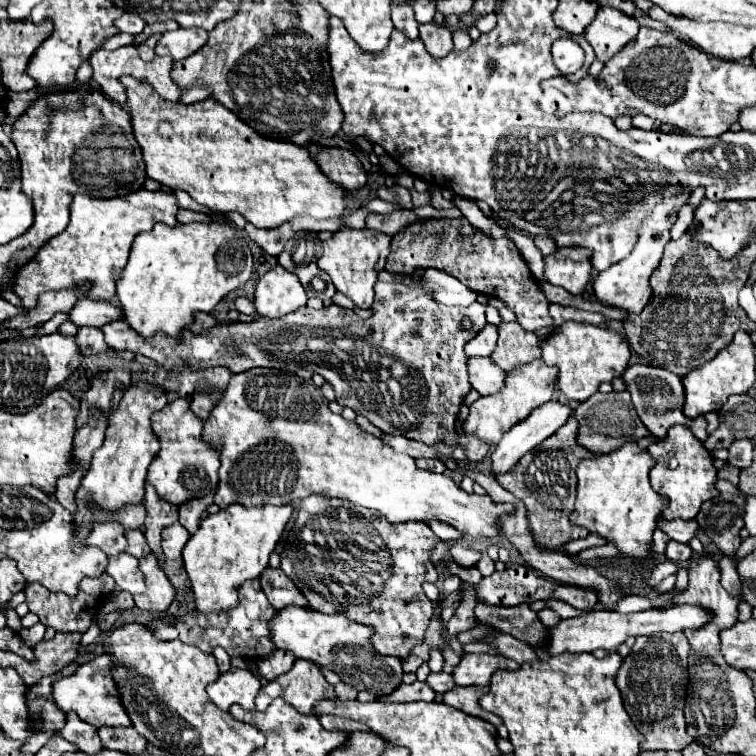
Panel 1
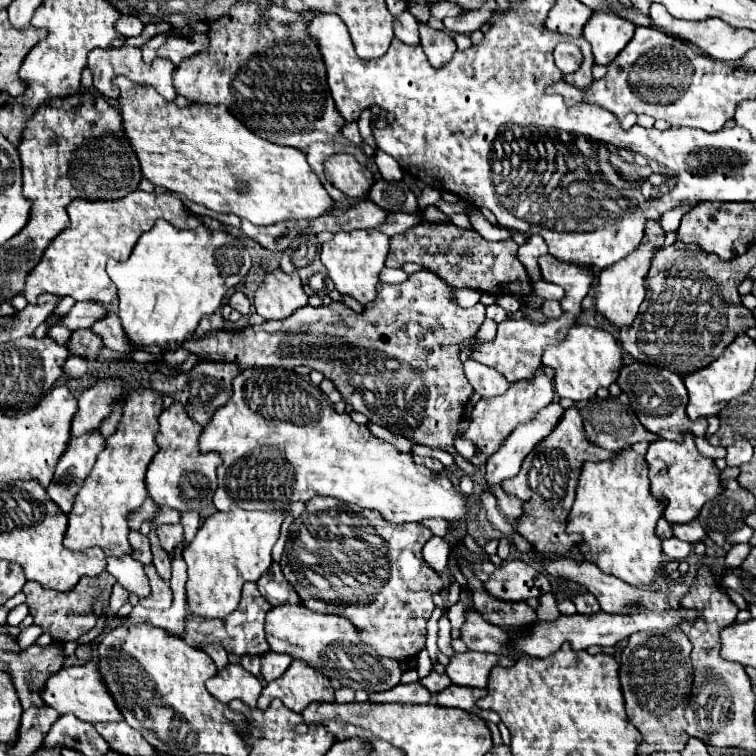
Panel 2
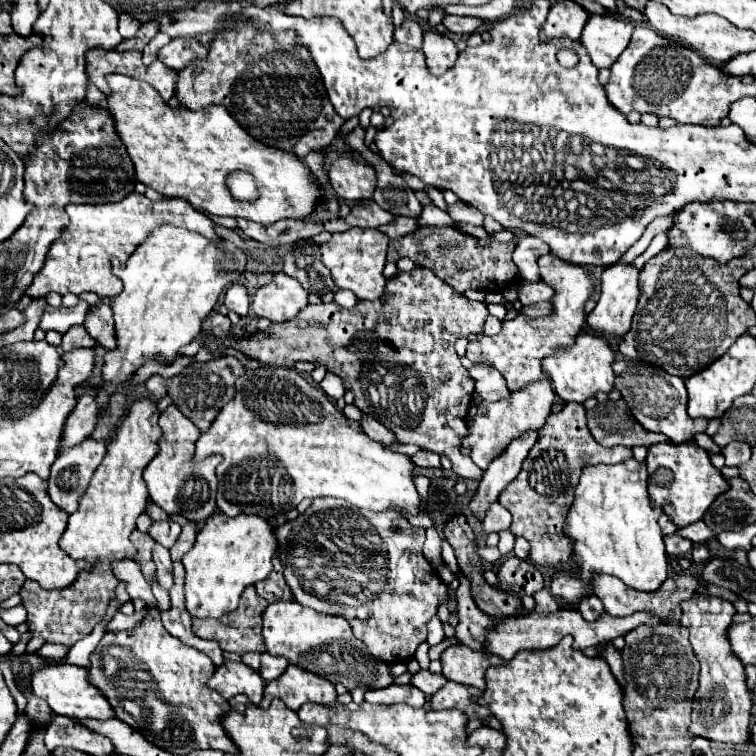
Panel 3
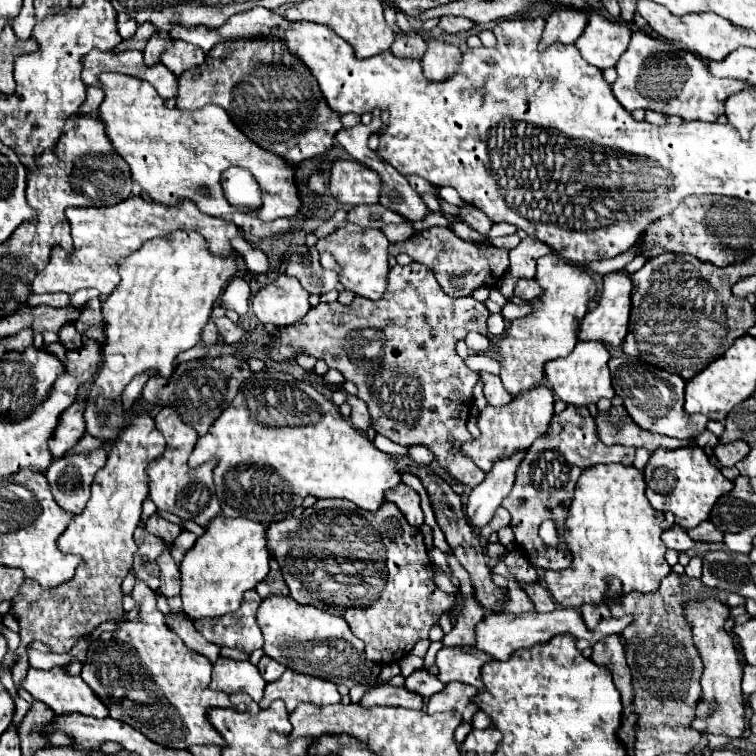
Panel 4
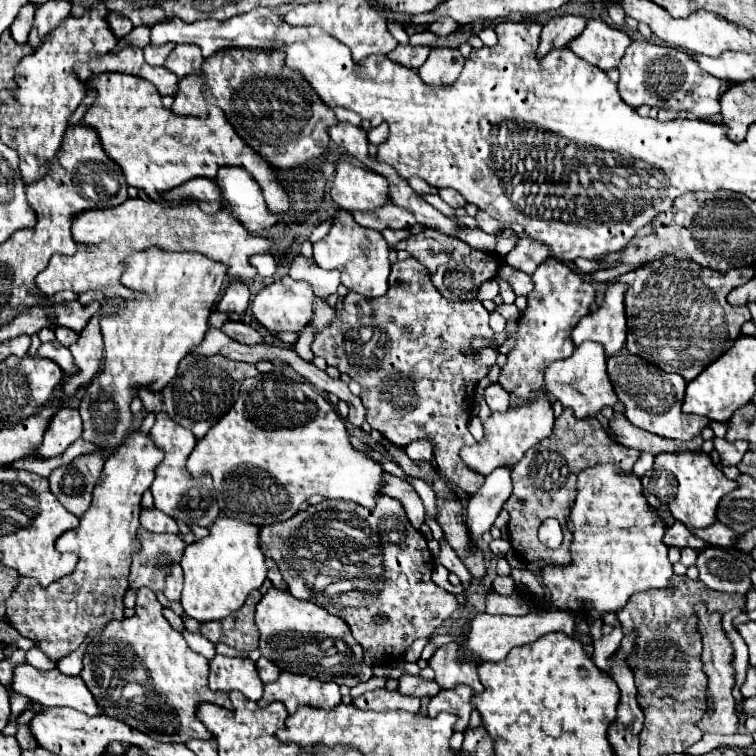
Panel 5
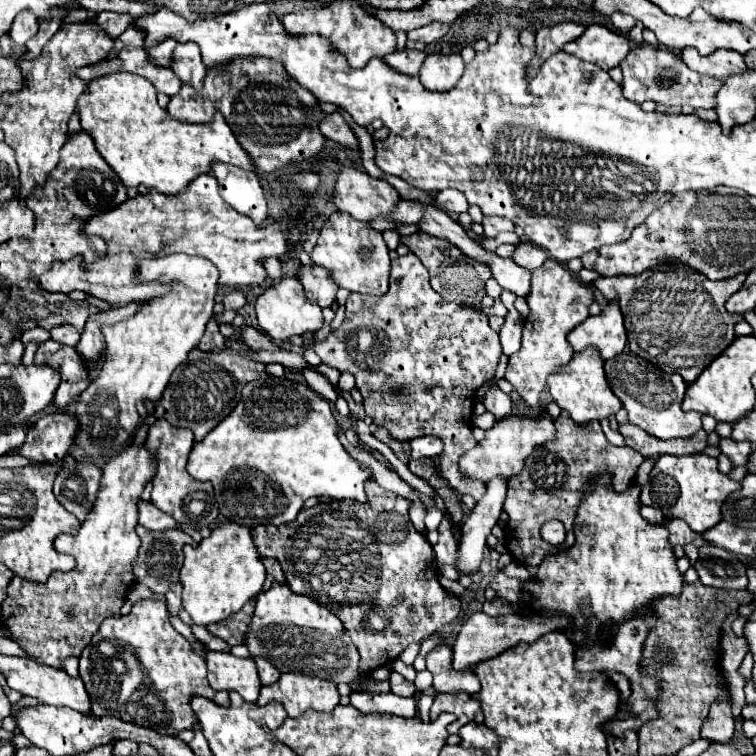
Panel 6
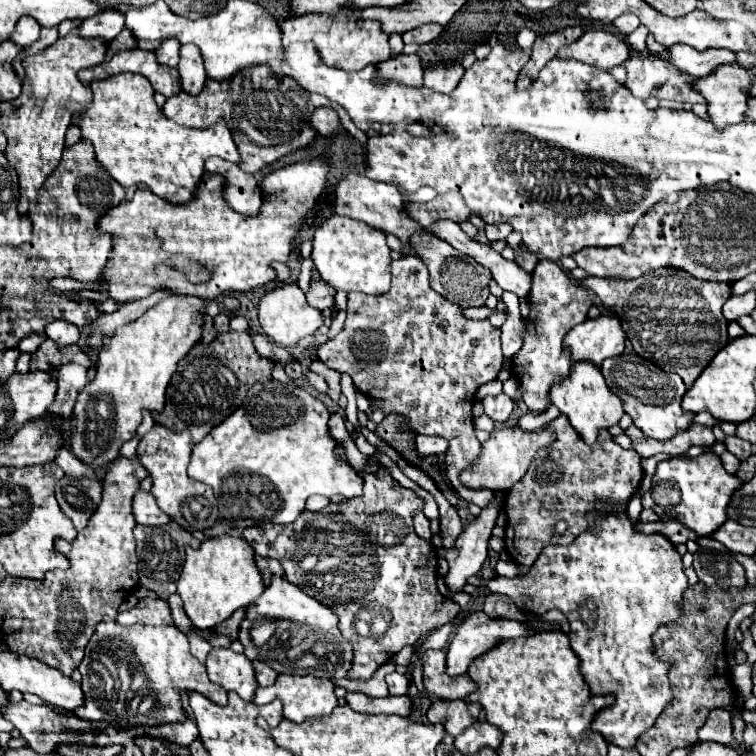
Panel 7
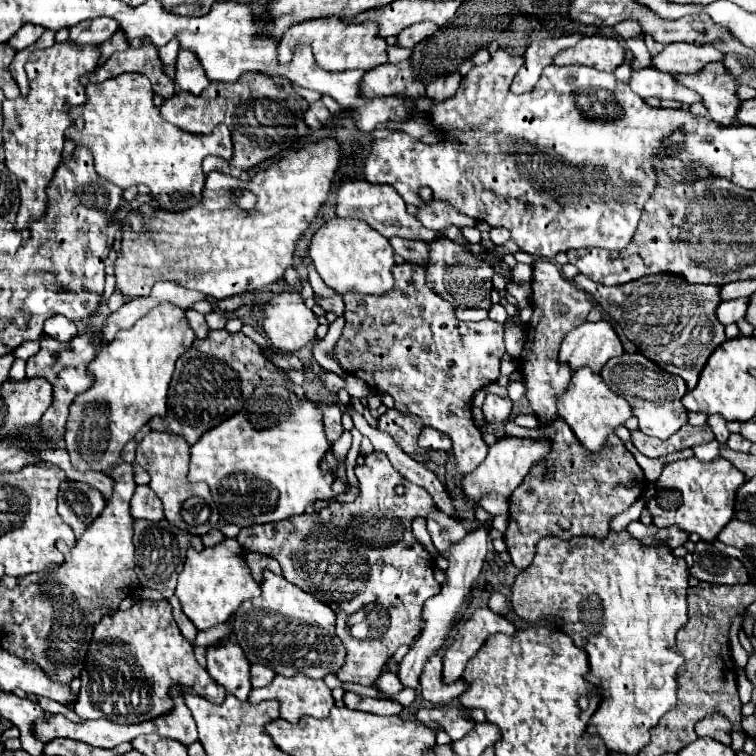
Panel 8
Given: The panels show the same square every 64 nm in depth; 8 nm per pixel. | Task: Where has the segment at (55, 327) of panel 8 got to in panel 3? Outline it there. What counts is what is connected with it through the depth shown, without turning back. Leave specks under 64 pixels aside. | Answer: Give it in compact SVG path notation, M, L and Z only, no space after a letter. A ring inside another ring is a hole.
M80 326L80 328L70 328L64 338L62 338L62 350L64 352L70 352L70 350L76 350L76 348L94 348L98 342Z

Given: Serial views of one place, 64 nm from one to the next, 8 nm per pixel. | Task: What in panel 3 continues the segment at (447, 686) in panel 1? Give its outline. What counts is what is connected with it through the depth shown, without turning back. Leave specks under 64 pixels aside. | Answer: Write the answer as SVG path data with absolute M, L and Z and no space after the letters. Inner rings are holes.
M420 670L420 672L416 672L414 678L412 678L412 684L414 684L416 688L420 688L426 696L436 694L446 682L448 682L448 680L444 678L444 674L432 674L432 672L428 672L428 670Z

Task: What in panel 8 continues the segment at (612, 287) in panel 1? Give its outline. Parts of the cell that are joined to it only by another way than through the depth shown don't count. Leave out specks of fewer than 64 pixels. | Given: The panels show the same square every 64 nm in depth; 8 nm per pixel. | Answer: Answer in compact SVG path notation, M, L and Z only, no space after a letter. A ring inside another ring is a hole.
M584 322L570 330L562 340L560 362L568 364L572 370L588 366L594 372L600 372L610 358L622 354L622 342L610 322Z

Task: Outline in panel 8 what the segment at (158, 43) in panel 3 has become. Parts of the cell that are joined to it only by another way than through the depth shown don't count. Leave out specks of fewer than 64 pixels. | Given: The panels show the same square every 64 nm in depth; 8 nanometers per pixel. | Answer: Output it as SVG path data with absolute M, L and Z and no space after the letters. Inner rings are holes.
M170 40L164 48L158 48L158 54L160 54L160 60L164 64L164 70L168 72L168 76L174 76L174 70L176 70L176 56L178 56L178 50L180 46L176 44L176 40Z

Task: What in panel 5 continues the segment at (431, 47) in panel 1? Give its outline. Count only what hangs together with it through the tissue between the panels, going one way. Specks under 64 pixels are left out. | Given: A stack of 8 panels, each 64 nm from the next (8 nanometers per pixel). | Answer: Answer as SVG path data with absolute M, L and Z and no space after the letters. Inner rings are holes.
M432 48L428 60L418 68L420 78L432 86L452 84L464 68L464 56L456 48Z

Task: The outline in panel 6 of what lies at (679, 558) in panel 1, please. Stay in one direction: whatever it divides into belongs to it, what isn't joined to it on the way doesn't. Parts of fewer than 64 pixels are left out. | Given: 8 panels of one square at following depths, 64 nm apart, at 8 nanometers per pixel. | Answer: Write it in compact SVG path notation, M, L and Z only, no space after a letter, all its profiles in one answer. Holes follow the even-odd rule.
M672 518L672 520L670 520L668 524L664 524L664 526L666 526L666 528L670 528L668 541L671 546L694 544L696 548L700 548L700 546L704 546L704 544L706 544L706 540L704 540L700 534L692 532L692 530L688 528L688 524L684 524L682 520Z

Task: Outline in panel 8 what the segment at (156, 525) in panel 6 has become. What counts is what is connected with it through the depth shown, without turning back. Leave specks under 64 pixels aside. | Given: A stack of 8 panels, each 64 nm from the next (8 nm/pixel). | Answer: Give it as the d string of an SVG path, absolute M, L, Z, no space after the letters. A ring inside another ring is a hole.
M138 486L136 488L136 492L132 496L132 502L130 502L130 514L136 520L150 520L150 522L164 520L162 504L148 486Z

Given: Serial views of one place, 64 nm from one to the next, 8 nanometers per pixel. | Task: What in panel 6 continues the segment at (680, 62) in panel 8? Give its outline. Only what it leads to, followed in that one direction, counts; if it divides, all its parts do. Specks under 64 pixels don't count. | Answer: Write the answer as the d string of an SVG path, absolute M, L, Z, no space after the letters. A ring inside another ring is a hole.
M684 48L684 50L680 50L680 56L684 56L684 62L688 64L688 68L692 68L700 74L716 76L720 80L726 80L734 74L748 72L744 56L734 50L720 50L710 56L700 56L694 48Z

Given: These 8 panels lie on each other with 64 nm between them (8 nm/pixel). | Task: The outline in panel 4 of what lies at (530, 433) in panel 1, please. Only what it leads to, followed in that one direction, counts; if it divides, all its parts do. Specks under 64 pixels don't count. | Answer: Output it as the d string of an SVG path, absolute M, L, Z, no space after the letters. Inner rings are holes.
M518 450L512 456L498 460L492 466L492 470L486 474L484 482L472 490L468 504L466 504L466 514L474 526L482 528L494 516L494 512L500 506L500 502L504 500L504 496L512 490L514 476L516 476L516 470L518 470L524 454L526 454L526 450Z

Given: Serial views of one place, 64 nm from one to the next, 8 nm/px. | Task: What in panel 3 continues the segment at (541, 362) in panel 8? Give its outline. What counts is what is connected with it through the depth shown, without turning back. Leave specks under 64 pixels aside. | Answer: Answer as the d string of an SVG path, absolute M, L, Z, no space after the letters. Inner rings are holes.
M552 254L540 256L538 266L540 266L542 280L556 288L556 296L552 298L554 314L544 316L544 318L516 316L514 320L504 320L502 330L496 336L488 338L488 336L480 334L474 342L468 344L468 350L466 350L466 358L470 362L488 362L496 370L500 370L500 374L508 382L508 388L514 392L542 376L540 360L544 356L550 356L558 348L568 348L574 342L576 334L582 332L582 324L586 318L584 302L594 292L594 276L584 266L564 264L562 260L556 260L556 256L552 256Z

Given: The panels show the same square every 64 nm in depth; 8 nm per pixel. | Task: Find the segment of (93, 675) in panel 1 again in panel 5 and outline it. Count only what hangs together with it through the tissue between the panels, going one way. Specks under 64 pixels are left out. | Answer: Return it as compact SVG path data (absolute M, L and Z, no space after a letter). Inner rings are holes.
M20 664L20 666L14 668L12 686L14 686L14 690L18 694L28 696L30 700L34 700L34 702L38 702L42 706L68 706L68 708L74 708L74 710L84 712L88 716L100 716L102 714L100 706L96 704L92 692L86 688L84 680L80 676L76 676L76 678L66 676L58 668L54 668L54 670L36 670L30 664Z

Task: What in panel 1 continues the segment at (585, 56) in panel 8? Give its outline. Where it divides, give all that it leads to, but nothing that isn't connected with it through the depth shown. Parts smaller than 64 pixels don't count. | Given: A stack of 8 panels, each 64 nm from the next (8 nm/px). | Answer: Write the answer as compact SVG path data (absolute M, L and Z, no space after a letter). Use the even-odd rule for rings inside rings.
M602 6L594 22L584 30L584 38L594 48L600 62L608 62L638 34L638 20L616 8Z

